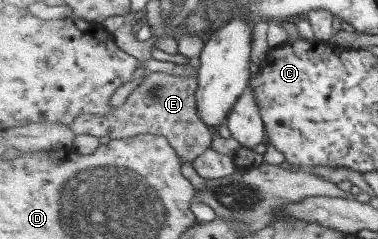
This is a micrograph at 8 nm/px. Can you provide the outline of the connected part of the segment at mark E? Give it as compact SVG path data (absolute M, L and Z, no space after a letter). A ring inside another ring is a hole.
M164 72L146 73L143 81L128 96L125 103L115 107L110 114L82 114L70 124L78 134L96 137L128 138L143 134L165 136L176 150L181 161L194 162L212 144L212 133L197 111L199 77L183 77Z

